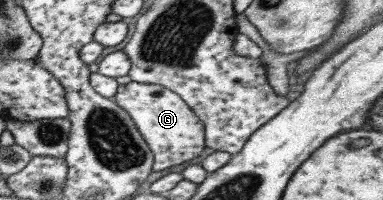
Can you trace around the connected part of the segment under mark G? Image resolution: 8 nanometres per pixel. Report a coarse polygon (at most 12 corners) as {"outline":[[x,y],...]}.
{"outline":[[158,84],[118,85],[112,101],[152,152],[151,170],[197,158],[204,128]]}

